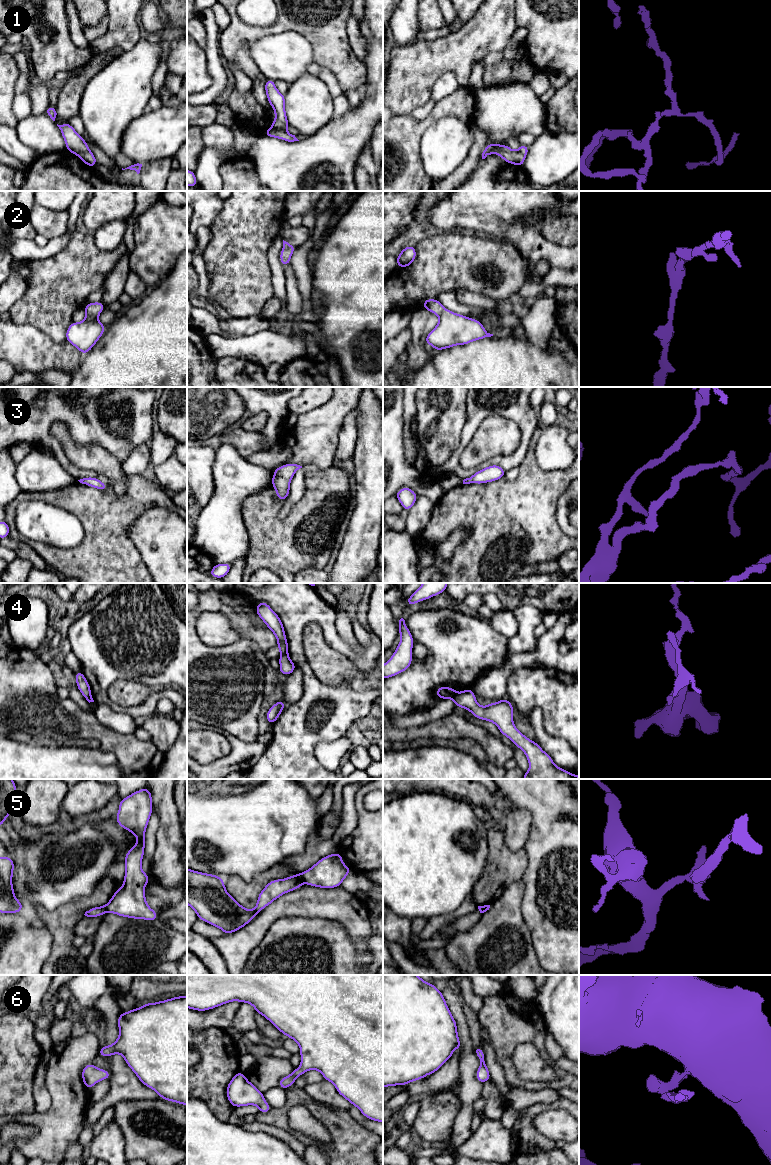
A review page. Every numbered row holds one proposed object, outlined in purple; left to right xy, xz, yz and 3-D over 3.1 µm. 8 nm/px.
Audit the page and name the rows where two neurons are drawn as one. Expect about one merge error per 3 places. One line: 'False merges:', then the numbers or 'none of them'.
False merges: 1, 4, 5

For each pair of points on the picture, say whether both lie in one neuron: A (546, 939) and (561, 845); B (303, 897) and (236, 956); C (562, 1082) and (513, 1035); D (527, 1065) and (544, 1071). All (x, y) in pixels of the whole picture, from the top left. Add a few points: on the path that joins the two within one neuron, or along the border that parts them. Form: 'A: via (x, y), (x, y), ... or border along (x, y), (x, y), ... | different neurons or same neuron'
A: via (550, 916), (550, 904), (560, 892), (560, 868) | same neuron
B: via (285, 906), (275, 910), (247, 938) | same neuron
C: via (540, 1086), (520, 1083), (509, 1070), (507, 1057) | same neuron
D: via (531, 1067), (540, 1071) | same neuron

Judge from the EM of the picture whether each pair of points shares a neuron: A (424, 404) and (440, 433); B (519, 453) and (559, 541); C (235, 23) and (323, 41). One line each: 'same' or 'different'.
A: same
B: different
C: same

